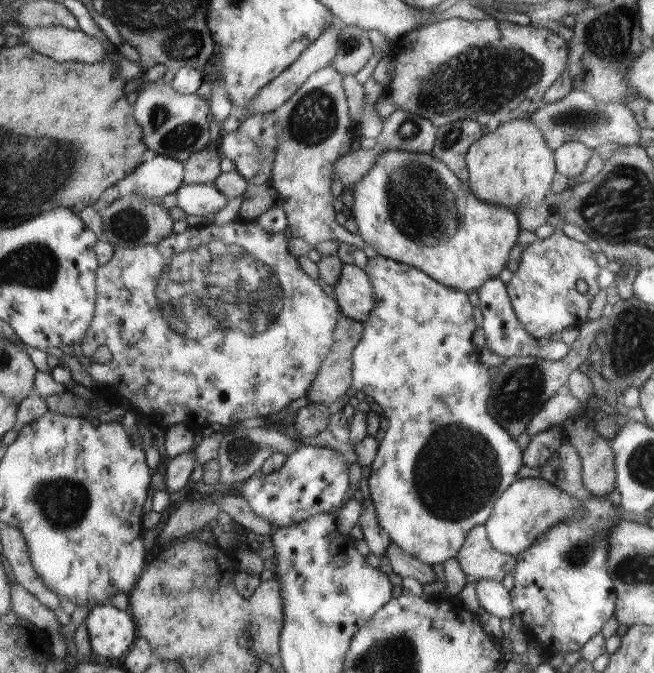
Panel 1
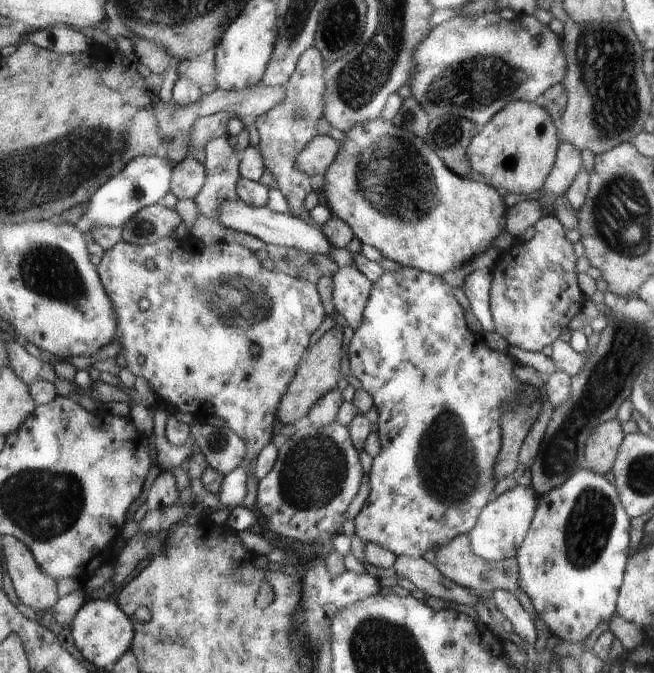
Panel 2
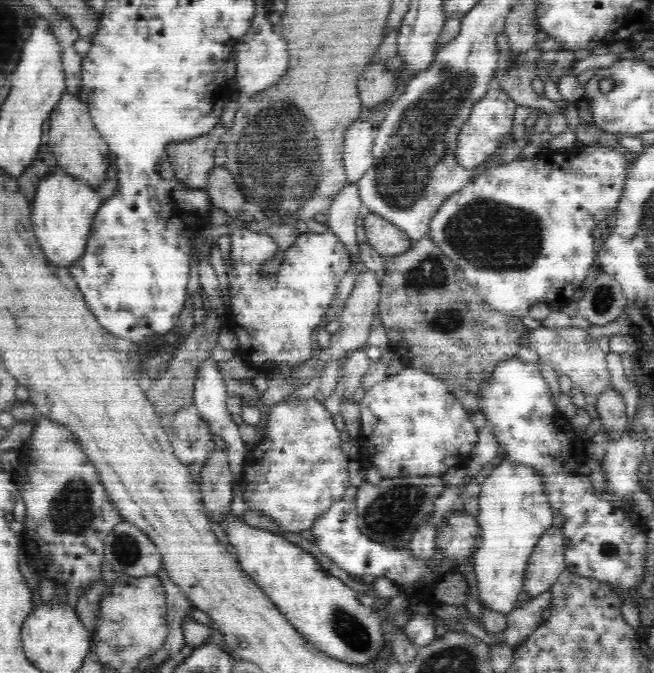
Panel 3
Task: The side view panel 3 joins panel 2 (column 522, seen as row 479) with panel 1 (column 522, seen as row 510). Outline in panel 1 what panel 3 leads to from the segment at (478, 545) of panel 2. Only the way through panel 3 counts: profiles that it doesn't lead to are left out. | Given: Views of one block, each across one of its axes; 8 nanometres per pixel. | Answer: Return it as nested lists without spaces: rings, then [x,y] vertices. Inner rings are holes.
[[[524,478],[512,482],[509,489],[504,490],[499,501],[495,503],[491,517],[484,524],[487,528],[488,542],[500,554],[518,556],[524,553],[539,537],[546,535],[552,526],[566,520],[570,514],[580,510],[580,500],[570,496],[550,482],[538,478]]]

